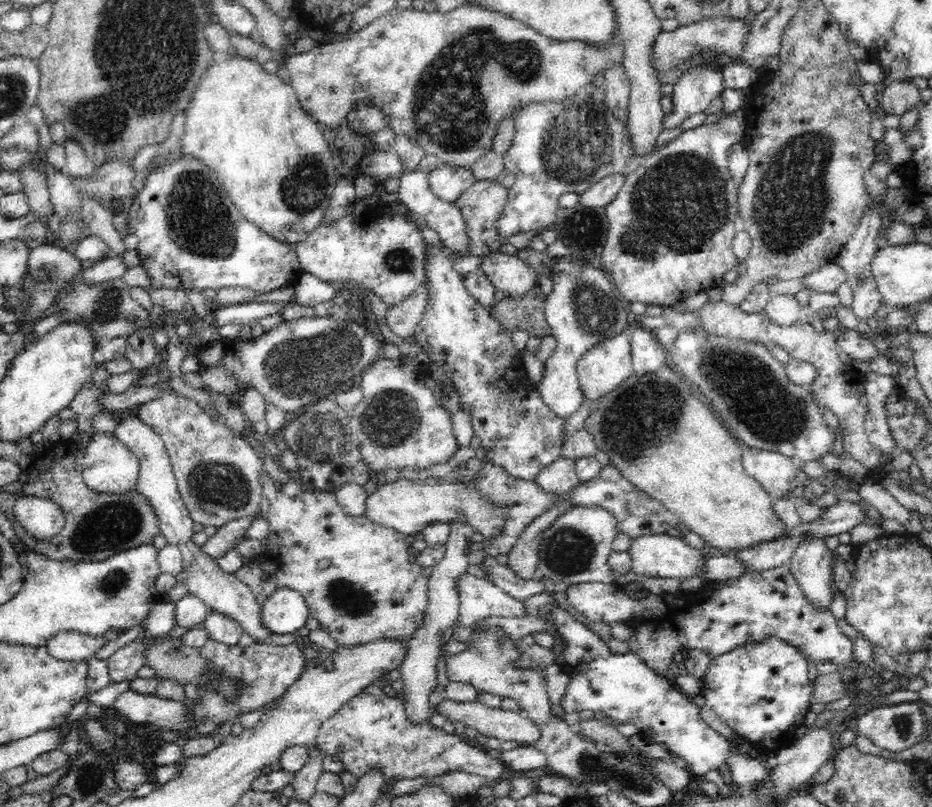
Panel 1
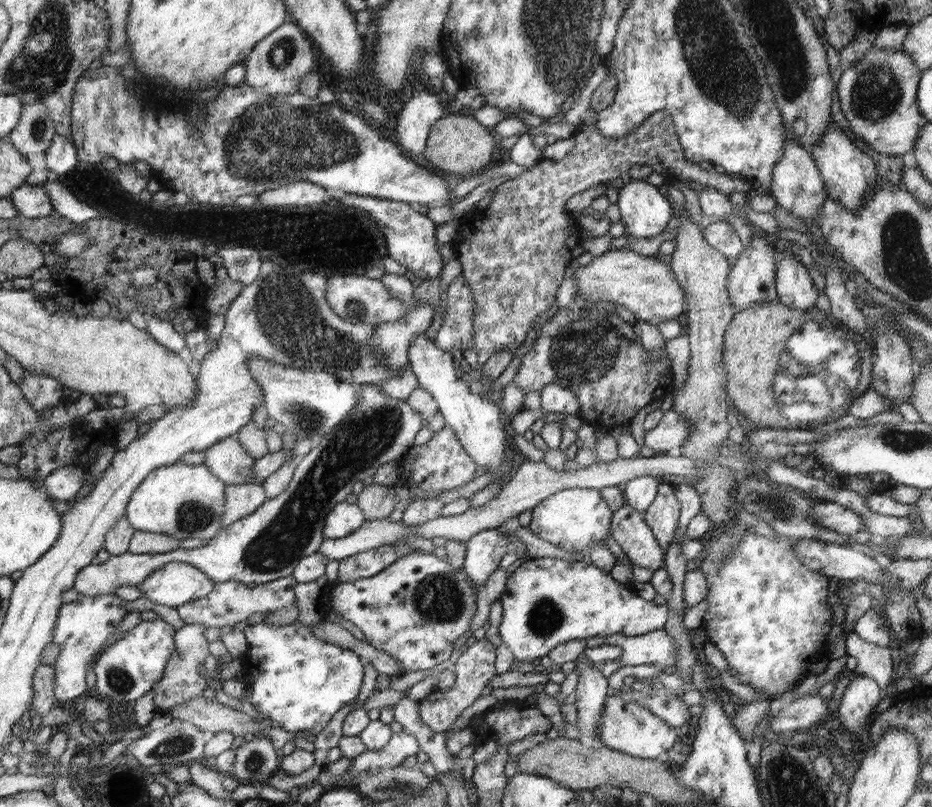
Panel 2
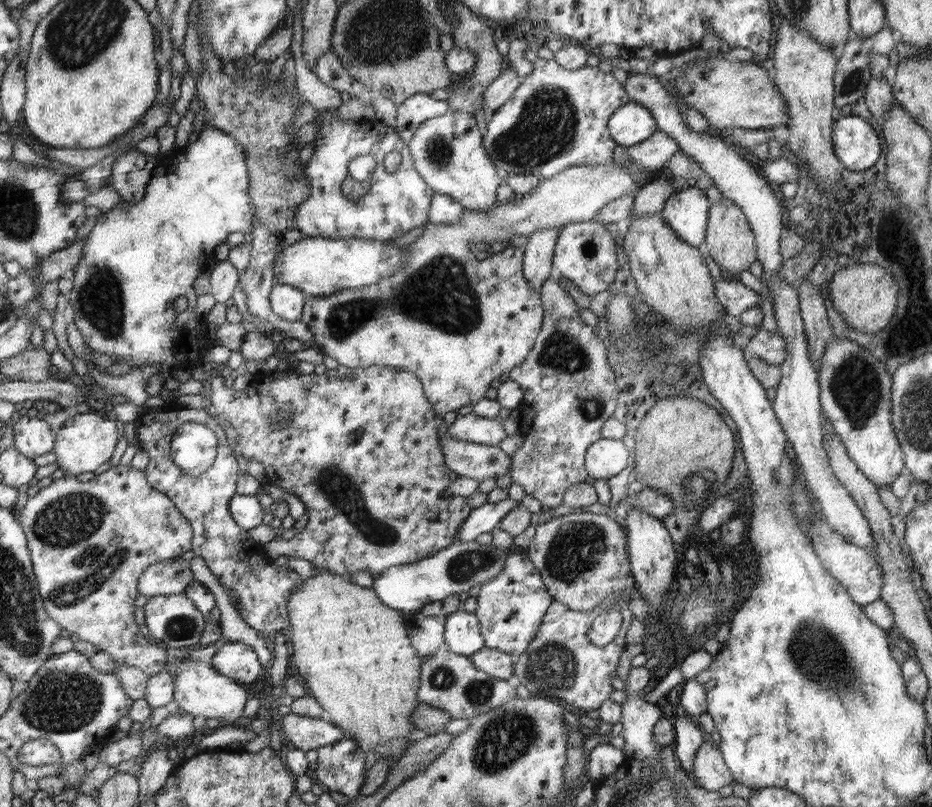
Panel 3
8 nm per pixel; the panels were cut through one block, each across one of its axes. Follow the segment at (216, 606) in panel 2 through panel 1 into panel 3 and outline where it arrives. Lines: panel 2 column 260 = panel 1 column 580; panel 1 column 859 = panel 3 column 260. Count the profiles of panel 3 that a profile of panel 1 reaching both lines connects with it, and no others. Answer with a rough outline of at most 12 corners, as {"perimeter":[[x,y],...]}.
{"perimeter":[[226,642],[209,663],[242,683],[264,674],[255,649]]}

